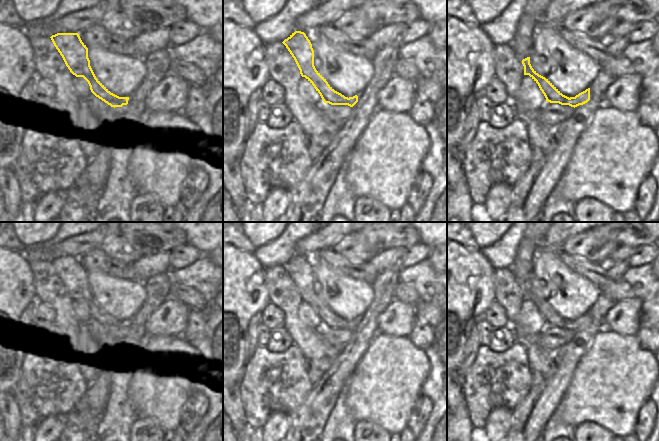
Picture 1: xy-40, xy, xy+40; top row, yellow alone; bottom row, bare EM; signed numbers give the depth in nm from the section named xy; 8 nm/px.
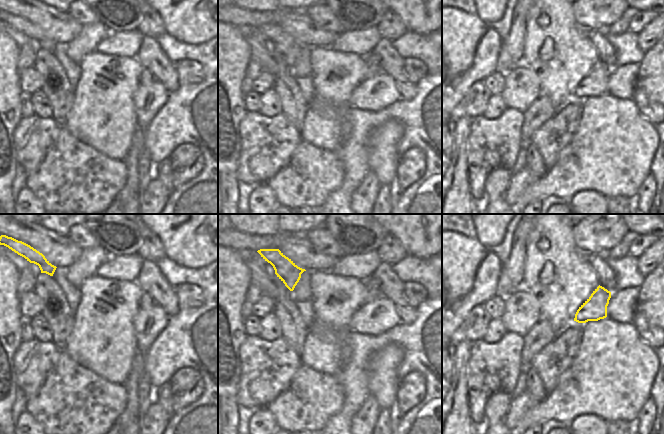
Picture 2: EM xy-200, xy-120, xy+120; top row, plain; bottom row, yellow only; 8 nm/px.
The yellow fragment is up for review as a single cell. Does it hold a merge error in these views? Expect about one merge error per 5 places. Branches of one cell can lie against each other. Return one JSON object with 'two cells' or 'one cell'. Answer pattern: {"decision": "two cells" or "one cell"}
{"decision": "one cell"}

